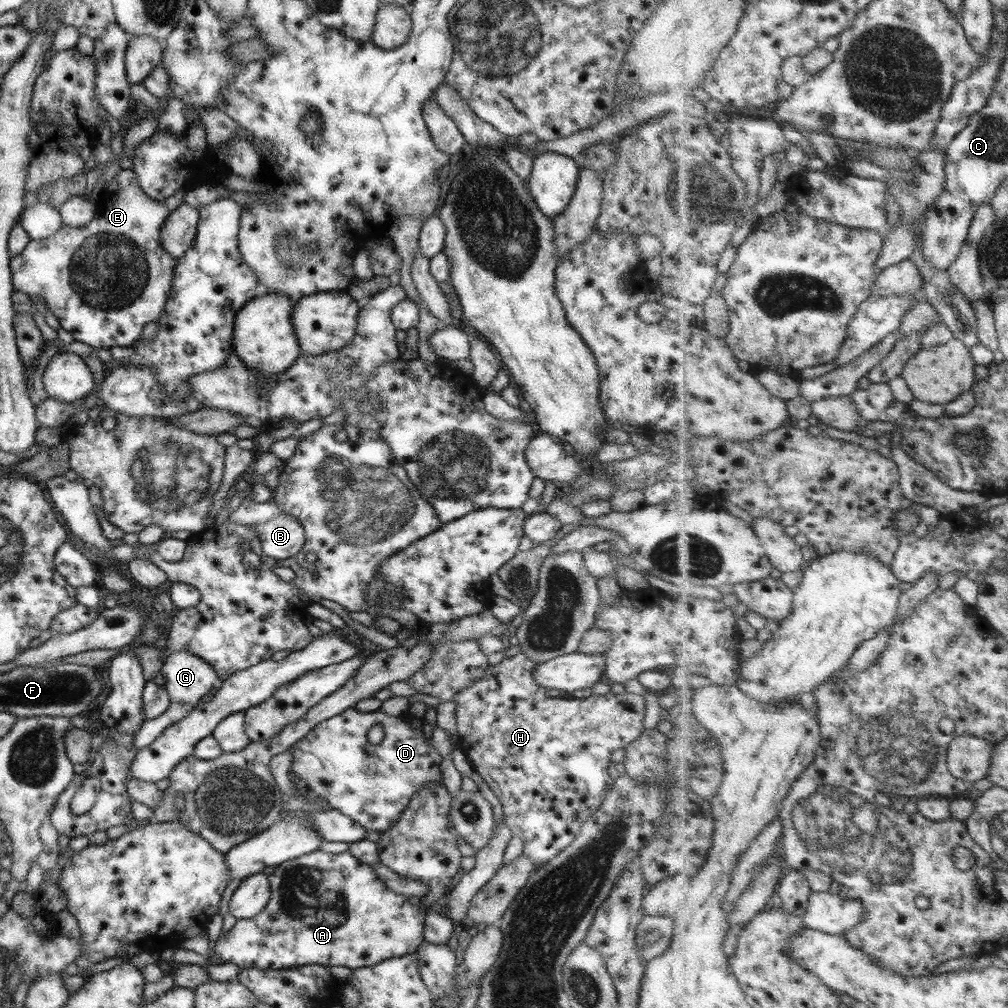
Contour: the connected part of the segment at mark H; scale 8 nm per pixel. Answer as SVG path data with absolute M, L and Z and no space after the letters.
M521 652L513 655L511 658L503 658L497 665L489 665L485 668L485 673L479 681L470 683L469 687L458 691L453 696L453 703L455 703L455 726L457 728L457 743L456 748L461 750L467 756L471 763L472 769L481 776L481 780L487 784L489 790L497 797L501 803L503 811L503 824L509 829L512 836L518 836L523 843L522 854L524 854L535 866L549 862L553 857L557 856L566 846L573 842L575 836L580 831L581 825L591 818L593 812L597 810L603 798L607 795L607 791L611 788L613 779L607 774L607 766L611 761L609 754L612 750L617 748L625 748L634 739L639 737L642 732L642 718L644 717L644 701L643 698L637 694L623 693L613 695L608 692L604 696L591 695L585 699L566 699L563 695L556 698L549 698L545 694L545 689L537 686L533 682L533 668L535 663L527 659Z

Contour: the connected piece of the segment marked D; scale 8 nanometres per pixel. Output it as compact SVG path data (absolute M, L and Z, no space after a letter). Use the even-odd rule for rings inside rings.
M351 707L343 710L343 712L340 712L335 716L332 716L331 718L326 718L326 720L319 722L312 730L307 732L307 735L303 739L299 740L299 742L295 742L295 745L288 750L289 754L291 754L291 764L288 768L288 777L289 772L294 776L289 779L291 784L293 784L293 788L295 788L299 795L301 795L301 797L298 797L301 800L307 799L307 801L310 801L313 800L313 798L320 798L321 800L324 800L332 810L337 810L346 817L349 817L353 822L356 822L361 826L363 830L381 832L388 829L389 826L397 820L399 813L405 810L407 802L411 800L413 794L415 794L415 792L417 792L417 790L419 790L423 785L441 783L442 780L439 773L441 757L439 756L439 753L433 749L430 742L431 740L429 740L429 738L427 740L427 738L424 737L423 732L415 731L413 727L409 727L409 724L405 724L403 720L399 720L399 717L393 718L392 716L387 716L379 710L374 712L359 712L354 707ZM373 725L379 725L382 728L383 740L381 740L379 744L369 744L366 740L367 732Z

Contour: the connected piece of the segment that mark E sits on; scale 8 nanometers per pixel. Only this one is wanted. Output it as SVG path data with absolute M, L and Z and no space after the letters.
M121 169L117 171L113 175L113 178L111 178L109 182L105 183L96 208L95 217L93 217L93 220L91 220L89 225L85 225L81 228L62 225L61 229L57 230L55 234L52 234L47 238L41 238L41 240L30 241L25 246L25 249L21 252L21 254L10 258L9 268L12 288L23 294L29 295L34 300L38 297L43 297L46 303L46 308L55 316L59 323L59 327L71 334L73 341L77 340L77 342L83 342L83 344L87 344L87 346L107 350L111 346L131 346L136 338L141 336L143 326L148 322L156 323L157 320L161 318L161 314L163 314L164 302L169 292L170 282L173 278L173 267L175 266L176 260L169 257L169 254L165 253L165 251L161 249L159 234L161 226L163 226L163 222L165 222L165 218L167 218L167 216L169 216L169 214L171 214L177 206L180 206L183 203L182 200L185 192L186 186L183 186L183 189L175 192L175 195L165 199L165 201L153 201L141 191L131 169Z

